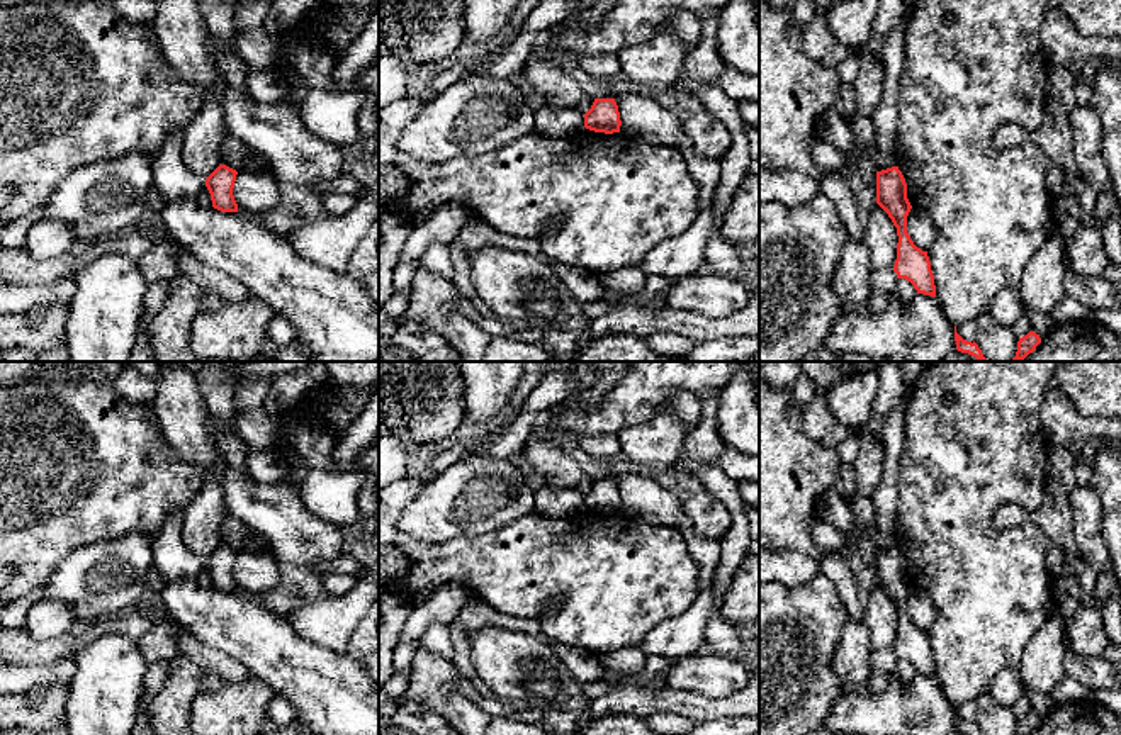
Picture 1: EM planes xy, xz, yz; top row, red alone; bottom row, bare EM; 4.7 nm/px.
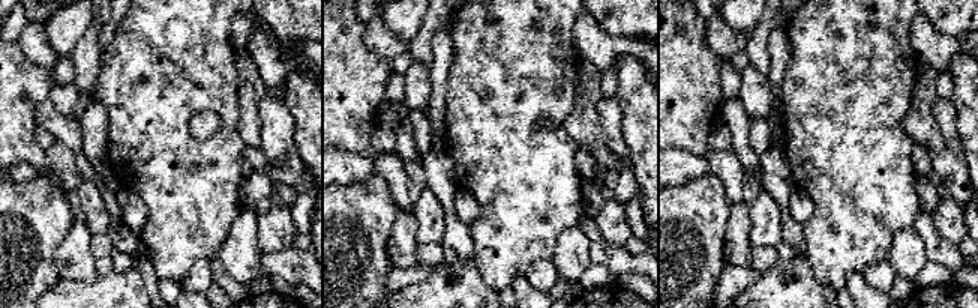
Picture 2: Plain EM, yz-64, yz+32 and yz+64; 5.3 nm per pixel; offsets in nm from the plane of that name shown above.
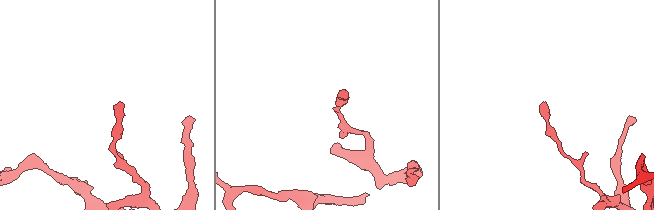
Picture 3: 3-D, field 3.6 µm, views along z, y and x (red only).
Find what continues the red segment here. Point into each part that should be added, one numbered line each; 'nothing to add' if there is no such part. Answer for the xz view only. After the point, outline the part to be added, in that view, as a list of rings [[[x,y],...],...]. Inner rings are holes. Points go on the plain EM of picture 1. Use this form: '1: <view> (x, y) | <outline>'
nothing to add

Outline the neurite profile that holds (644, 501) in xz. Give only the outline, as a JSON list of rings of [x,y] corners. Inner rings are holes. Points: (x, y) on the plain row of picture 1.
[[[635,474],[615,479],[620,492],[620,514],[637,523],[671,526],[683,533],[688,552],[700,565],[700,589],[713,584],[720,562],[720,543],[703,538],[681,508],[681,501],[657,482]]]

